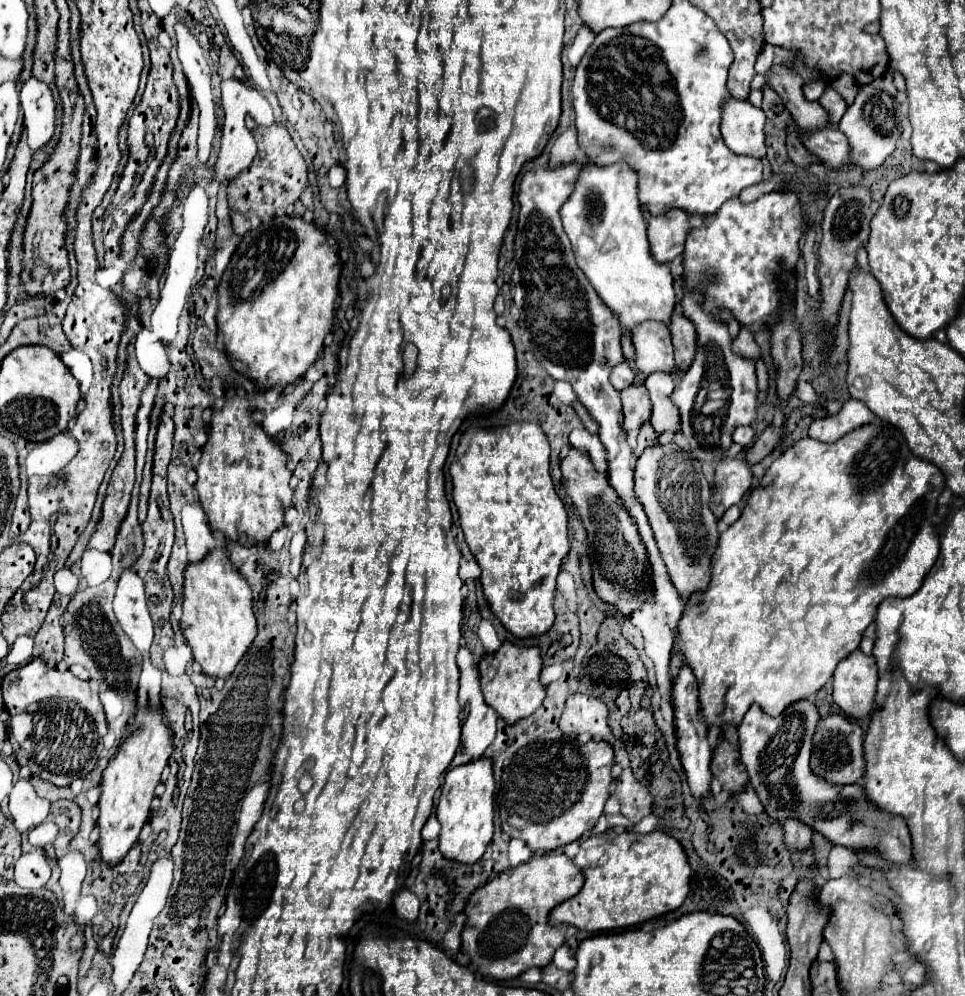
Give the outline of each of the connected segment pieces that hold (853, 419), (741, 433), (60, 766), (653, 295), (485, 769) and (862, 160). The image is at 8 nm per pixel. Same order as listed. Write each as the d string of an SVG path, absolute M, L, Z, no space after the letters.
M850 398L838 414L826 416L826 418L816 418L810 424L808 436L822 440L822 442L836 442L842 434L846 434L858 426L870 424L874 418L876 416L872 414L872 410L864 402Z
M742 426L738 430L734 430L732 434L732 440L744 448L748 448L752 442L754 442L754 430L750 426Z
M34 658L26 666L8 672L2 678L2 692L6 710L10 714L8 726L14 756L20 766L28 766L32 774L38 774L56 786L70 786L70 782L74 782L76 778L92 772L104 748L102 738L106 734L106 716L98 698L98 690L90 682L76 678L70 670L60 672L58 668L50 668L42 658Z
M594 162L586 164L582 170L582 176L576 182L572 196L560 208L560 216L564 222L564 230L572 242L578 268L586 274L588 282L592 284L600 300L618 318L620 328L632 330L634 326L648 320L670 326L670 318L676 304L676 296L672 288L674 278L668 264L654 262L654 256L650 252L650 244L646 236L646 220L642 218L642 212L640 212L634 170L630 170L626 162L618 162L612 166L598 166Z
M482 756L478 760L470 760L448 770L436 806L436 816L442 824L438 836L440 852L446 858L466 864L472 864L482 858L482 854L486 852L486 844L492 840L494 830L494 790L496 782L490 758Z
M884 74L876 78L874 82L860 86L856 100L846 108L846 114L842 116L838 124L838 128L846 134L850 148L854 150L856 166L876 168L896 150L896 142L900 140L900 134L902 134L898 106L900 104L896 102L896 88L892 84L890 74Z

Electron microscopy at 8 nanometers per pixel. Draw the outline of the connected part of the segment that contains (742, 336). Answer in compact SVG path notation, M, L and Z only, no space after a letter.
M742 326L738 336L734 338L734 350L736 350L736 354L744 354L750 360L760 358L760 346L756 344L754 334L750 330L746 330L746 326Z

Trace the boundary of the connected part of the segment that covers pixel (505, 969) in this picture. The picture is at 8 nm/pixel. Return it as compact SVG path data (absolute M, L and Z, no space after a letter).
M536 854L532 860L518 864L514 868L508 868L498 878L490 880L482 888L478 888L464 912L466 912L466 924L462 930L462 950L472 958L476 966L480 966L482 974L492 976L496 980L510 980L520 976L532 966L546 966L552 962L554 952L564 944L564 936L568 930L568 924L548 924L548 914L554 906L560 902L576 896L580 888L584 886L582 870L574 864L574 860L566 854Z

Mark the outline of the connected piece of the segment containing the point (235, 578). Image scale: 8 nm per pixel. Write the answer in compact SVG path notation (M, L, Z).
M226 546L210 550L200 562L186 568L180 628L192 646L194 660L214 678L228 678L248 646L256 638L252 590L246 578L232 566Z

